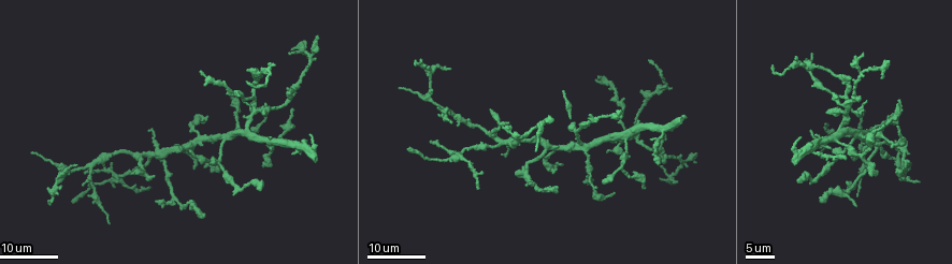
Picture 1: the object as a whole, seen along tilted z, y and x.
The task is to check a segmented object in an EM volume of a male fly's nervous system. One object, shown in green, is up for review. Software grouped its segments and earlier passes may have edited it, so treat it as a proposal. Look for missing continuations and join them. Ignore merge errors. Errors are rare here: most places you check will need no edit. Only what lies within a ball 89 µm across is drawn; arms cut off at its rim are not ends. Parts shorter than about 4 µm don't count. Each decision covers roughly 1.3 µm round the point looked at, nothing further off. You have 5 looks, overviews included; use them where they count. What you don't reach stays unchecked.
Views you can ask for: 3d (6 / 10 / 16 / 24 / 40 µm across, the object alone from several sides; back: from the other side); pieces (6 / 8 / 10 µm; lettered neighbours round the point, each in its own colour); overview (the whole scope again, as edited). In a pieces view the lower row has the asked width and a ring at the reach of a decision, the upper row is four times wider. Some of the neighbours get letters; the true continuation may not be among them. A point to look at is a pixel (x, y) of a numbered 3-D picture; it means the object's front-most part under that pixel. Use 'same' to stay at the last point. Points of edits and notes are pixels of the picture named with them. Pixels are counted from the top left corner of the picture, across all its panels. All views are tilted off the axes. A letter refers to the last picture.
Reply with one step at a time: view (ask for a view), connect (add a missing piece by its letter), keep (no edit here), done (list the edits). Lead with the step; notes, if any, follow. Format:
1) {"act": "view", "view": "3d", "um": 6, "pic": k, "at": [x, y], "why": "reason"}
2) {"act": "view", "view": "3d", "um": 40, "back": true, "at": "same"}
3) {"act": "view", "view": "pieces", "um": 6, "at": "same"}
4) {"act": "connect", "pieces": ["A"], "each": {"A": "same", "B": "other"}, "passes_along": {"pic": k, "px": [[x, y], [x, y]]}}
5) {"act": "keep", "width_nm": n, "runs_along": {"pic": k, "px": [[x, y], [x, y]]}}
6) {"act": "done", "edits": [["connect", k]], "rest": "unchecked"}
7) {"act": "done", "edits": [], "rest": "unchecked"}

{"act": "view", "view": "3d", "um": 16, "pic": 1, "at": [845, 156], "why": "long arm stops here"}

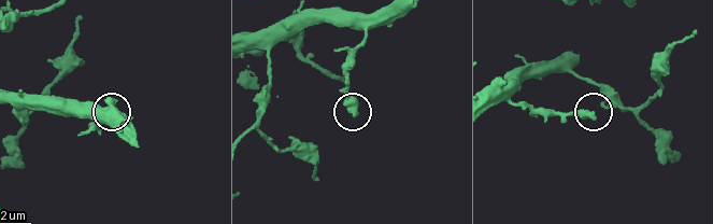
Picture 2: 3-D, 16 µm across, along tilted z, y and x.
{"act": "view", "view": "pieces", "um": 6, "pic": 2, "at": [355, 110]}

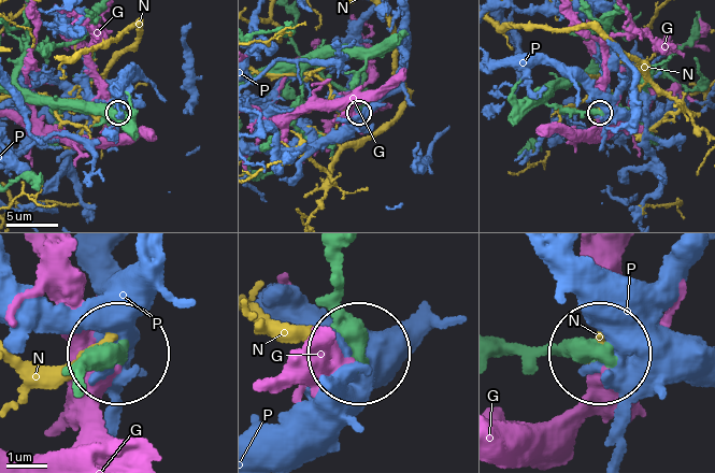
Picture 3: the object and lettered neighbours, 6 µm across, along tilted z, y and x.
{"act": "keep", "width_nm": 410, "each": {"G": "other", "N": "other", "P": "other"}, "found": "none of them fits"}

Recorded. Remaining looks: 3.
{"act": "view", "view": "3d", "um": 16, "pic": 1, "at": [410, 148], "why": "free end"}

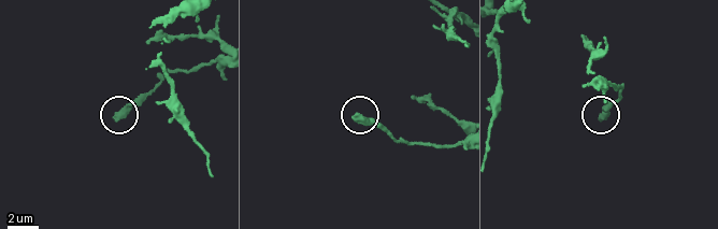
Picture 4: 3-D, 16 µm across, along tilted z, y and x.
{"act": "view", "view": "pieces", "um": 6, "pic": 4, "at": [352, 115]}

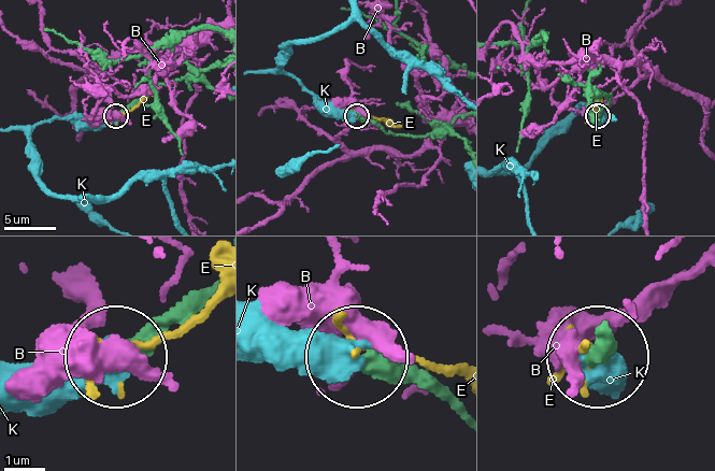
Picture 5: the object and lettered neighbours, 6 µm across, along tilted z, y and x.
{"act": "keep", "each": {"B": "other", "E": "other", "K": "other"}, "found": "none of them fits"}

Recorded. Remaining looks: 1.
{"act": "done", "edits": [], "rest": "unchecked"}

